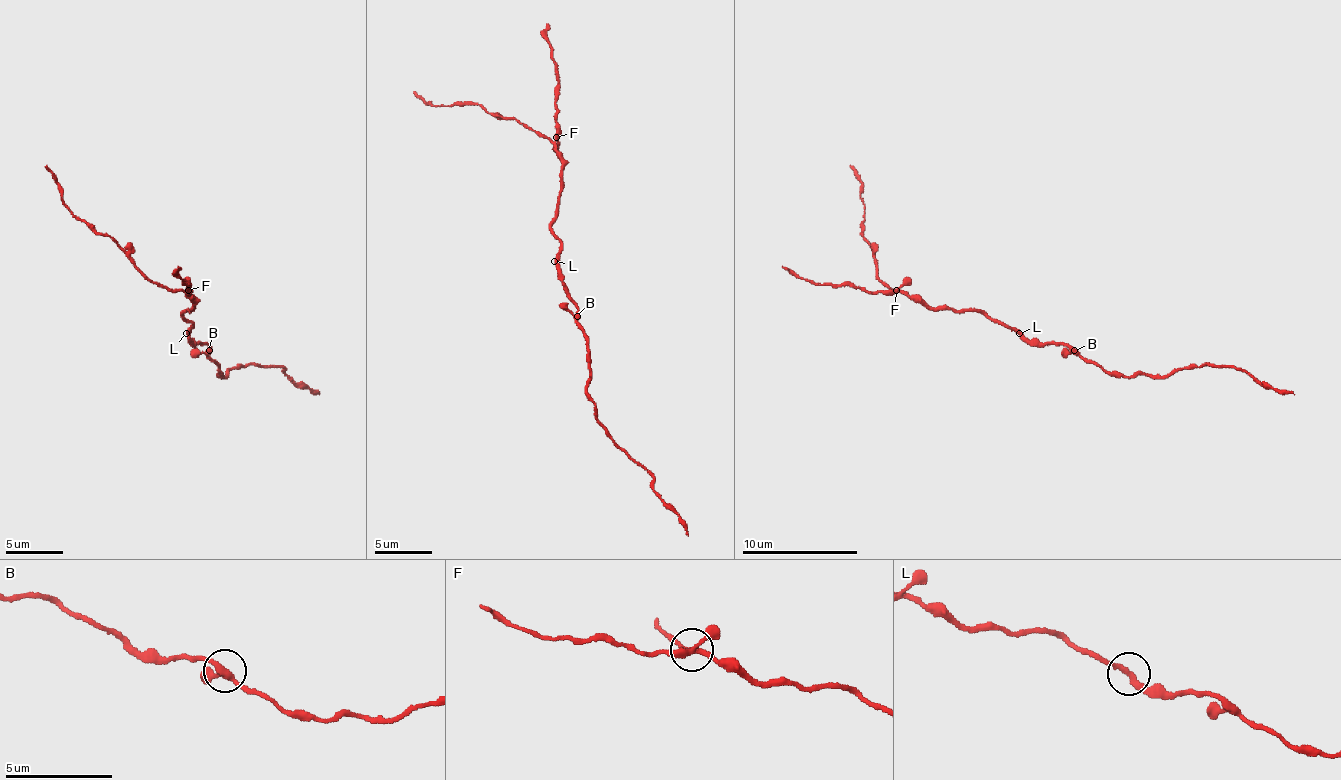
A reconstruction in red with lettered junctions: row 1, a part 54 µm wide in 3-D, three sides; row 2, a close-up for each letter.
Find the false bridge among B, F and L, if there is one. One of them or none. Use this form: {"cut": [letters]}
{"cut": []}

